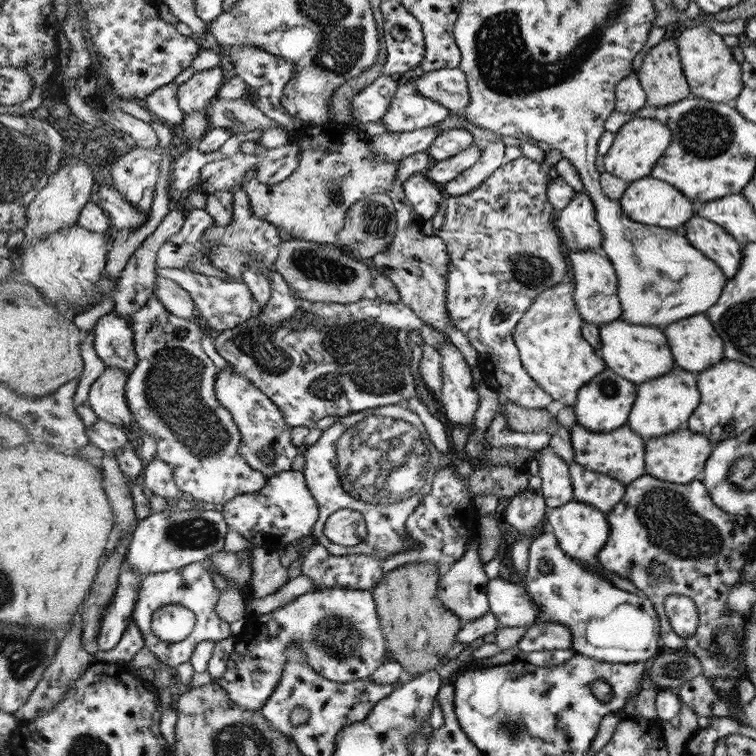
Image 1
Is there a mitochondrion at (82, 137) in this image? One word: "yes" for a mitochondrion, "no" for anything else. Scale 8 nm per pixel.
no

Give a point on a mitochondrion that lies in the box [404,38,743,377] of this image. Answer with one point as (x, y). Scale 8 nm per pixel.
(705, 133)

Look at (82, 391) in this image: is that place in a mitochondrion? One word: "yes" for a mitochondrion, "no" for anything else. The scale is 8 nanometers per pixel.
no

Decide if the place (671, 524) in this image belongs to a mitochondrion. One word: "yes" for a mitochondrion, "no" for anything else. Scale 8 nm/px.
yes

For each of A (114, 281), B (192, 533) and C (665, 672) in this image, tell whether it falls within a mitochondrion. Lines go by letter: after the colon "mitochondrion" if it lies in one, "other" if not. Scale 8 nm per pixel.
A: other
B: mitochondrion
C: mitochondrion

